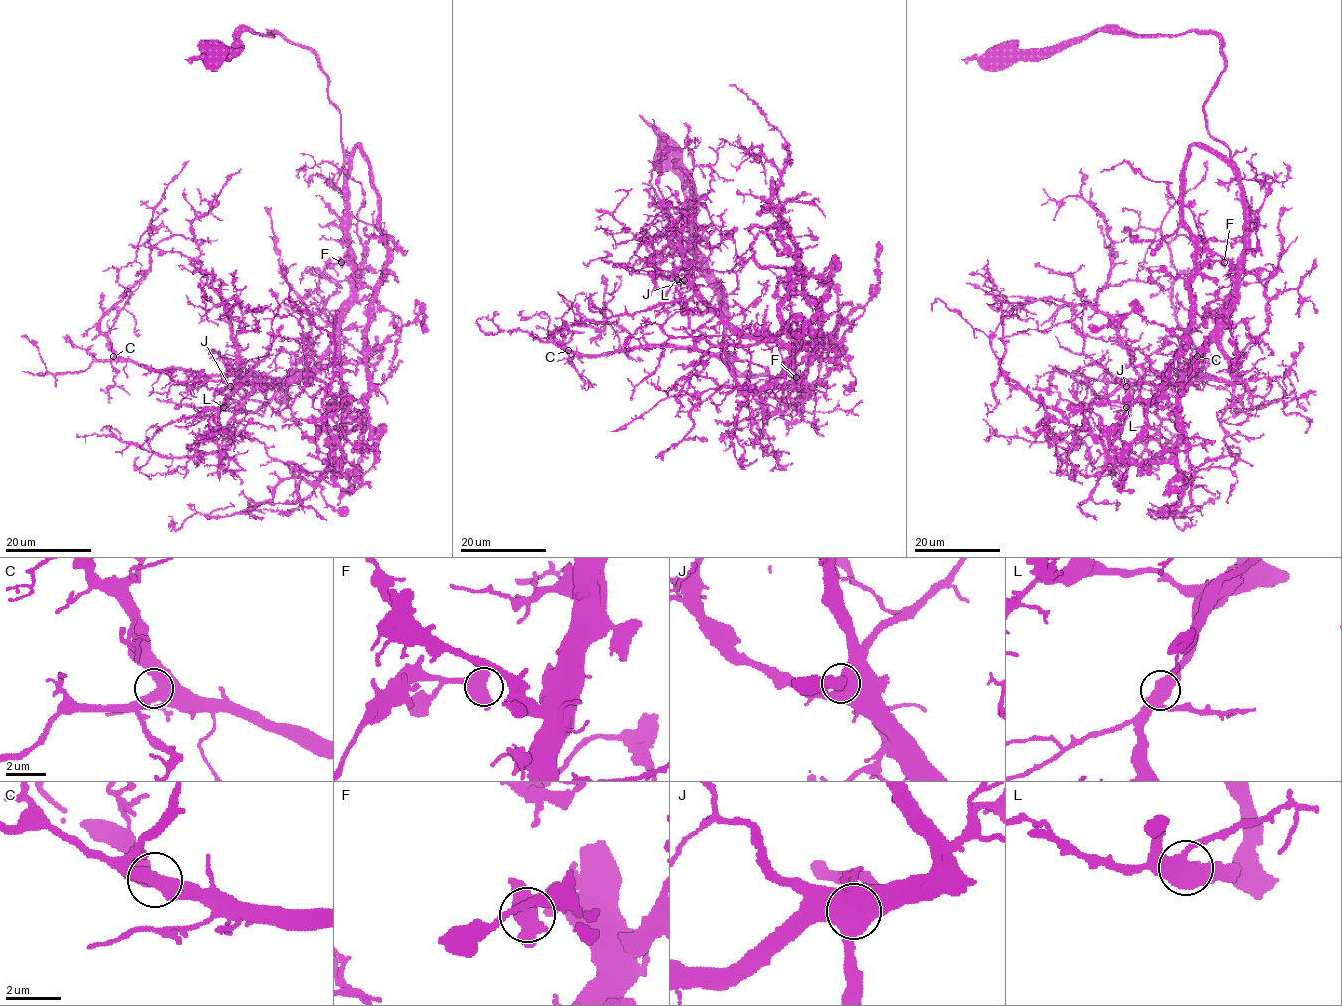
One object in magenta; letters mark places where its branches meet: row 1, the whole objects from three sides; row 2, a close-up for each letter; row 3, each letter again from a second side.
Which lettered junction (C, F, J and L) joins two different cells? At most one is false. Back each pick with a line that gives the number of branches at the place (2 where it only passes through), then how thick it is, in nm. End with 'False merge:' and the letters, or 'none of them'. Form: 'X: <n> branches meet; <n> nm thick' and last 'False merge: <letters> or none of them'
False merge: none of them

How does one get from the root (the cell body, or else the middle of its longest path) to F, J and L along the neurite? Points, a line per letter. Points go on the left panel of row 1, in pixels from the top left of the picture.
F: (214, 55), (278, 31), (315, 56), (343, 170), (361, 145), (389, 249), (372, 288), (341, 262)
J: (214, 55), (278, 31), (315, 56), (340, 114), (352, 268), (329, 363), (230, 386)
L: (214, 55), (278, 31), (315, 56), (340, 114), (352, 268), (334, 358), (242, 383), (222, 407)

